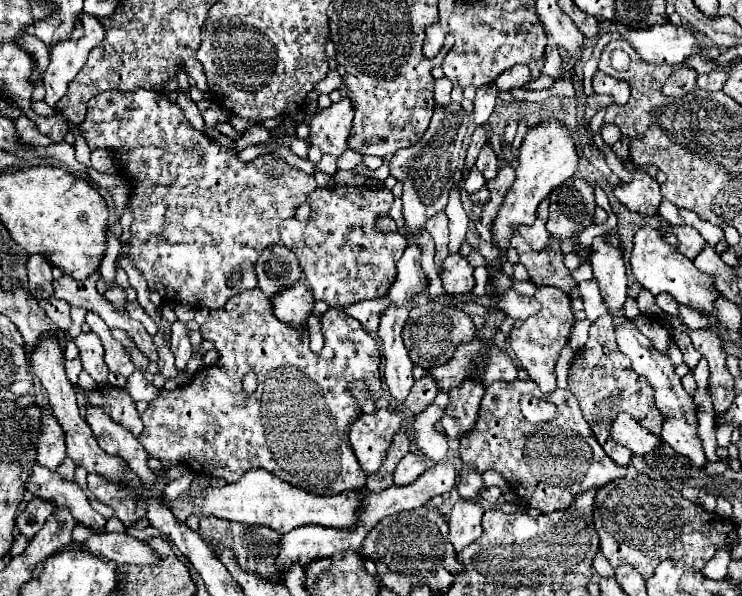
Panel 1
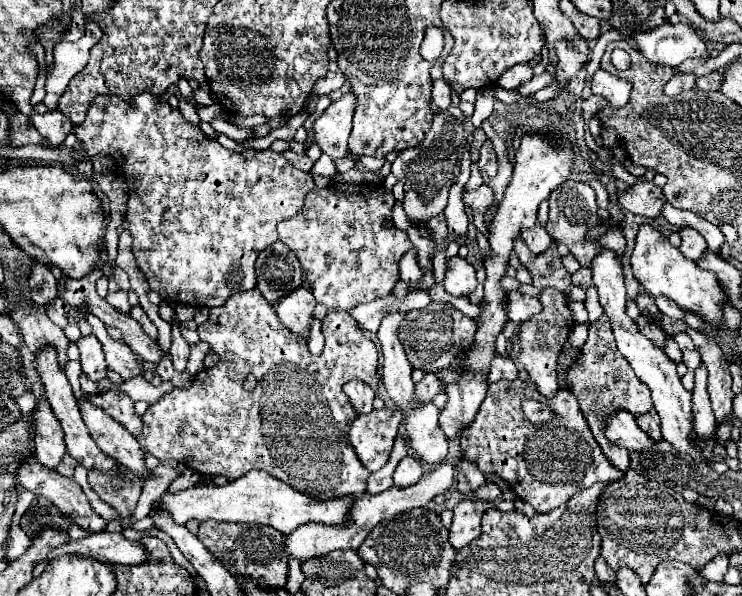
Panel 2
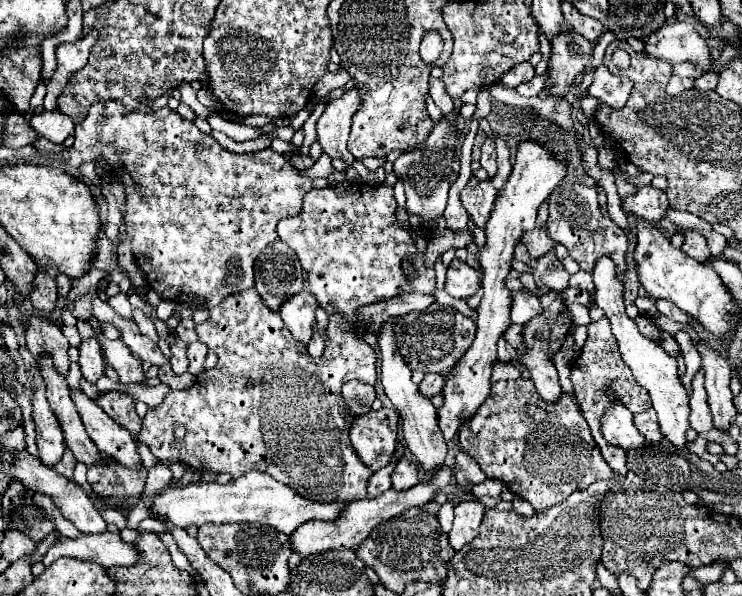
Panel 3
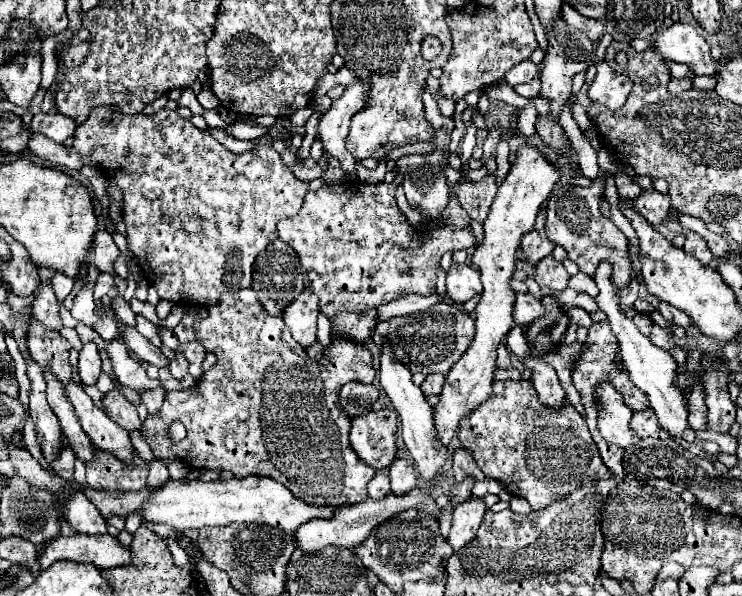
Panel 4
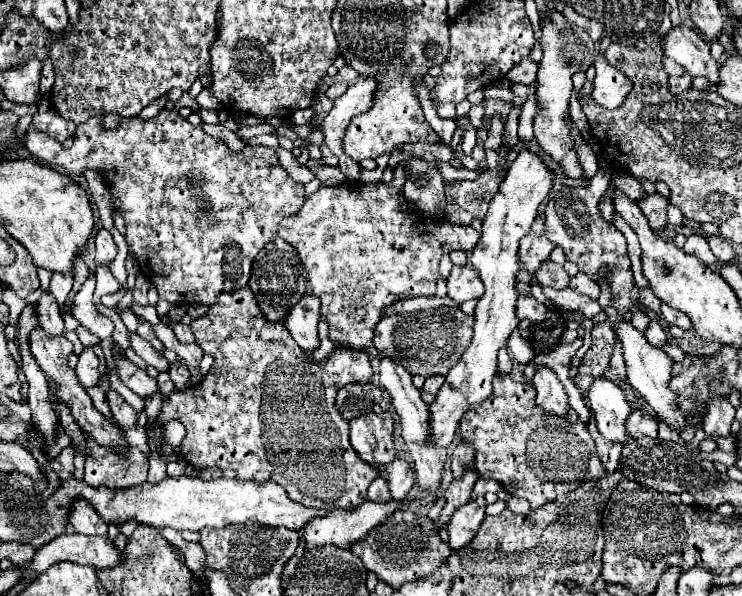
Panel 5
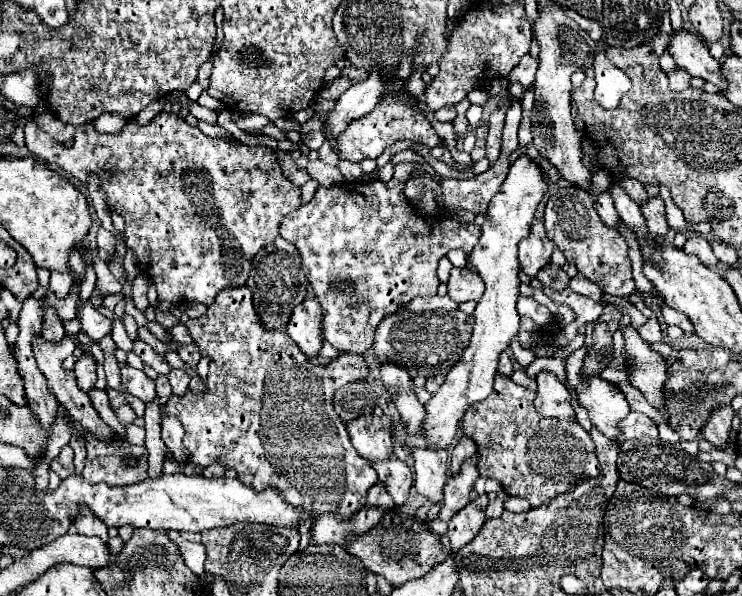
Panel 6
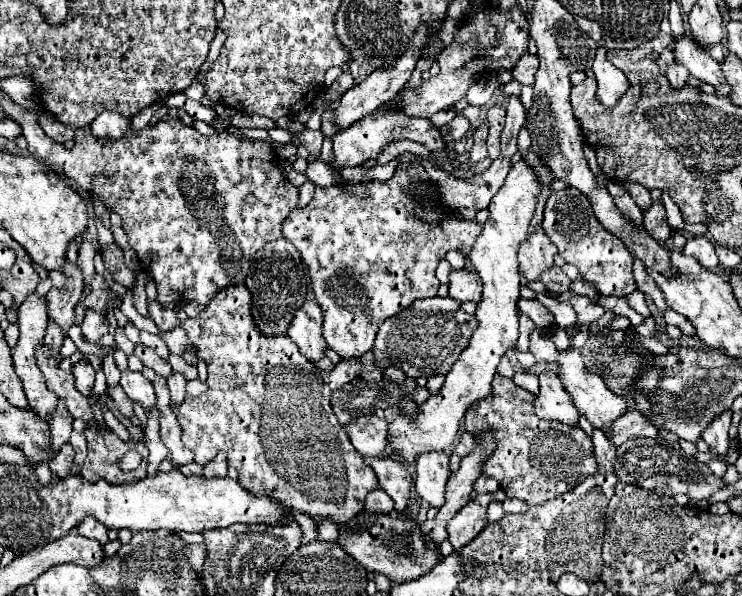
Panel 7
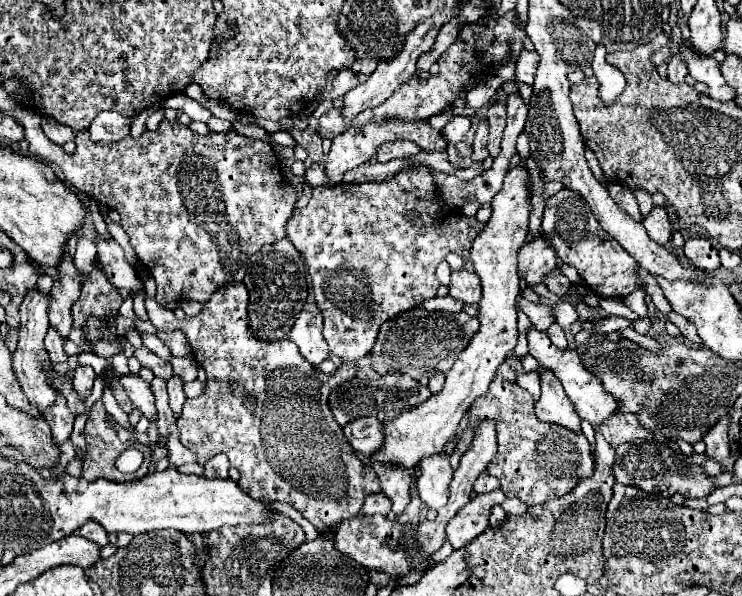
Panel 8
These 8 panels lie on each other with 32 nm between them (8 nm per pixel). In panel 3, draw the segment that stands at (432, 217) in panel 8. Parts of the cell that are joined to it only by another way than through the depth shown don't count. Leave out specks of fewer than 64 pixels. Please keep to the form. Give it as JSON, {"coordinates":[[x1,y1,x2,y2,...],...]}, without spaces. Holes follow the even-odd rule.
{"coordinates":[[340,182,334,186,326,186,322,190,310,190,304,196,304,206,300,214,292,218,284,218,278,224,278,236,282,242,286,242,296,254,298,260,308,276,308,284,312,294,318,298,318,306,324,308,328,314,342,314,348,324,358,334,366,334,364,324,356,320,356,308,362,308,364,304,374,304,380,300,388,300,398,296,400,292,420,292,420,294,432,294,436,288,436,276,434,276,434,264,436,260,450,248,466,248,474,242,474,236,470,230,444,230,436,232,432,230,428,238,426,252,422,254,414,240,412,230,404,228,396,220,396,200,394,200,394,186,388,184,358,184,358,182],[410,260,416,268,416,276,406,276,402,270,402,262]]}

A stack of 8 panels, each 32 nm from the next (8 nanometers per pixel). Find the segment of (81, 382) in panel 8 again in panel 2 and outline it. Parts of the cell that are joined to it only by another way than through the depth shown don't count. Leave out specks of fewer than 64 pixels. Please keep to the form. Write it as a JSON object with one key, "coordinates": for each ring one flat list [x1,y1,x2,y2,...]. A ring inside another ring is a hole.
{"coordinates":[[94,334,90,336,82,336,78,340,78,348,80,348,80,364,82,364,82,372,92,380,98,382,102,378,106,378,106,360,104,360,104,352,102,352,102,344,98,342,98,338]]}

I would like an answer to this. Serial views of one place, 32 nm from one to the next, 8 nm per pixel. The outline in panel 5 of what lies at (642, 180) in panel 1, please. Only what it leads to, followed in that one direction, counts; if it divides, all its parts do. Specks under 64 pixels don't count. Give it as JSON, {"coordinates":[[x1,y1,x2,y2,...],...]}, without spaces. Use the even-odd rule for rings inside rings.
{"coordinates":[[656,192,656,194,648,194,646,198,642,198,638,202,638,206,640,206,642,214,648,218,648,224,652,228,652,232,662,234,666,230,666,206,668,206,668,200]]}

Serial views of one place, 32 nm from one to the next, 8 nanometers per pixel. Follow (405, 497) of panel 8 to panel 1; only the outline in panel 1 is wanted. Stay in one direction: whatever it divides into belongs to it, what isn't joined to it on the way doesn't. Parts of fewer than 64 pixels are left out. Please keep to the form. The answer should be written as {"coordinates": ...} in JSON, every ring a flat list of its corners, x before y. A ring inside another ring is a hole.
{"coordinates":[[408,452,394,470,394,484,412,484,426,470,426,460,416,452]]}

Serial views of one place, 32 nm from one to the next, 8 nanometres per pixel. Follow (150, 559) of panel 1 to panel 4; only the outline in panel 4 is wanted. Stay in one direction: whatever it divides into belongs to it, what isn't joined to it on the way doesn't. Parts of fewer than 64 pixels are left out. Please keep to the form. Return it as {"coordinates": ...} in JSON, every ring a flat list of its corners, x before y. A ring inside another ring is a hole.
{"coordinates":[[110,534,104,536,58,536,50,540,36,556,40,570,46,570,56,560,72,560,80,564,96,564,98,568,114,568,130,562,130,550,122,548]]}

